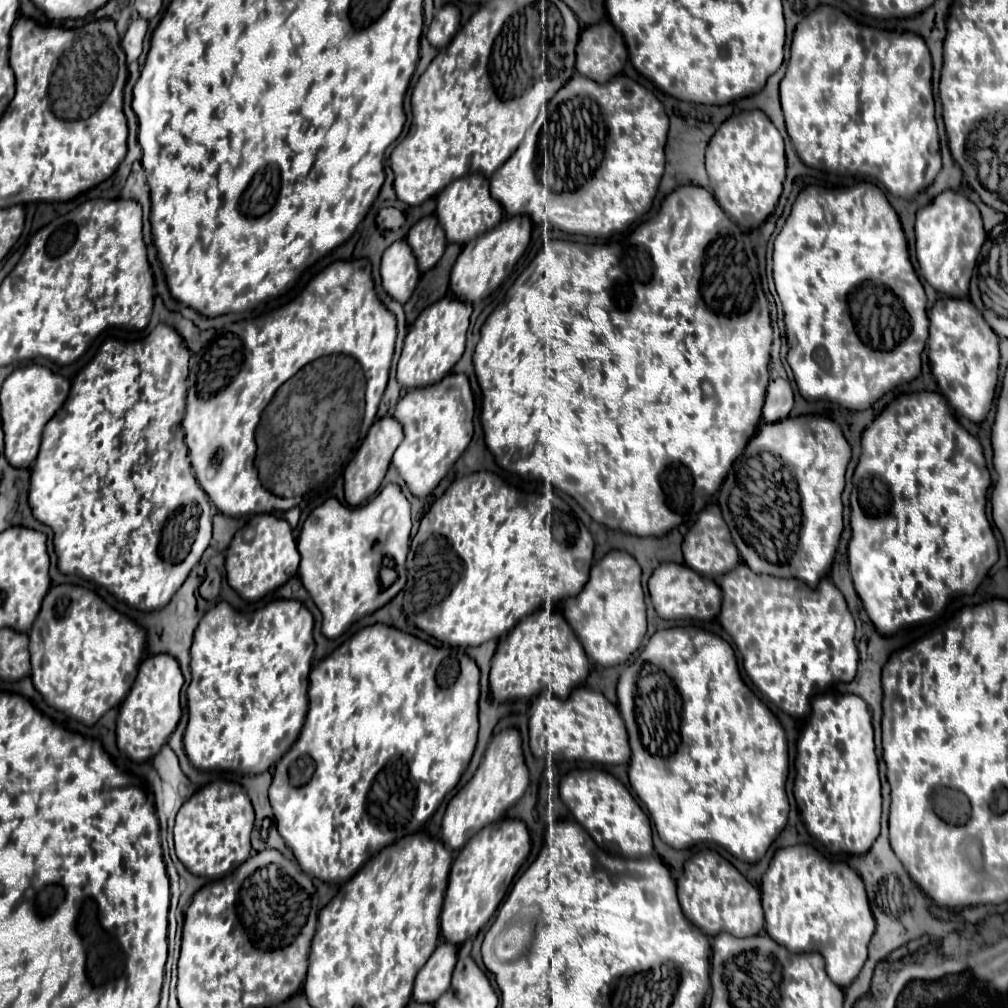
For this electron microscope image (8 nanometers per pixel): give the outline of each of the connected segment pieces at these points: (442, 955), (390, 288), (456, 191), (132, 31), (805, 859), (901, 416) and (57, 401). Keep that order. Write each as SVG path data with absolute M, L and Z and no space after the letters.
M441 943L429 957L429 961L421 967L415 979L413 999L417 1003L435 1003L445 989L451 985L451 975L457 963L457 947L451 943Z
M397 241L385 249L381 259L381 279L387 295L405 305L419 281L417 261L405 241Z
M475 173L475 175L467 175L467 177L461 177L461 179L453 181L451 185L447 185L437 195L435 215L437 215L439 225L443 227L443 231L447 235L447 241L457 243L457 245L465 245L473 237L479 237L481 233L499 225L505 213L501 209L501 203L495 201L489 193L489 179Z
M135 19L125 37L123 37L123 51L127 55L127 63L133 63L139 59L141 51L143 51L143 39L145 39L145 33L147 33L147 21L145 19Z
M811 845L779 849L763 875L761 901L765 911L765 931L773 941L783 945L791 953L821 953L827 963L827 975L841 989L857 979L857 973L867 961L867 945L875 931L875 919L869 909L861 877L847 863L833 863Z
M911 393L901 395L897 401L889 403L885 411L863 431L861 435L861 459L853 475L855 491L851 491L851 529L853 537L849 543L849 571L855 583L855 591L863 601L863 607L875 625L875 629L883 637L891 637L903 627L909 627L913 623L927 623L939 617L945 609L945 605L959 595L973 595L979 587L979 583L985 579L987 571L997 563L997 541L993 537L991 523L987 519L987 493L993 485L991 475L985 465L983 449L979 441L967 433L959 421L953 415L953 409L949 409L949 403L939 393Z
M29 365L15 369L3 383L1 389L1 421L5 431L5 457L11 467L17 469L31 469L33 461L37 459L41 433L45 423L61 409L69 395L71 383L55 375L43 365Z

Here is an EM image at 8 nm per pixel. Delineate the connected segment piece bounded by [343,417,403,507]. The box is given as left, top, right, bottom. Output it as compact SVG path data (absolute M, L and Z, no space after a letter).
M385 417L385 419L377 419L373 423L373 427L369 429L365 441L361 443L361 447L357 449L355 457L351 459L351 463L345 467L345 501L353 507L365 503L381 485L387 469L389 469L389 463L393 459L393 453L397 451L397 447L401 445L403 441L403 427L401 423L395 419L395 417Z

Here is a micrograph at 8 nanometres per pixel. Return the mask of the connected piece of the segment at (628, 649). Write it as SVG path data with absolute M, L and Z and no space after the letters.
M625 551L607 553L593 569L583 591L563 603L563 615L579 635L587 657L601 667L615 667L641 647L647 633L647 607L641 587L641 567Z

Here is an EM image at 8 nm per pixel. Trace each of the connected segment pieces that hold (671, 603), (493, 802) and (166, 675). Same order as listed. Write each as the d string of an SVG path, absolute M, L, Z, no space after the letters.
M677 563L659 565L649 579L649 595L657 615L665 621L681 621L681 619L711 621L721 613L719 585L707 577L701 577L687 565L677 565Z
M515 729L501 731L497 737L491 739L475 777L447 805L441 823L443 843L453 851L459 851L479 829L499 821L505 815L505 811L523 797L527 785L529 785L529 771L523 759L519 733Z
M153 655L141 663L133 689L121 703L117 717L117 747L131 761L145 763L153 759L167 743L167 739L171 737L183 715L179 701L181 687L183 687L183 673L173 657Z

